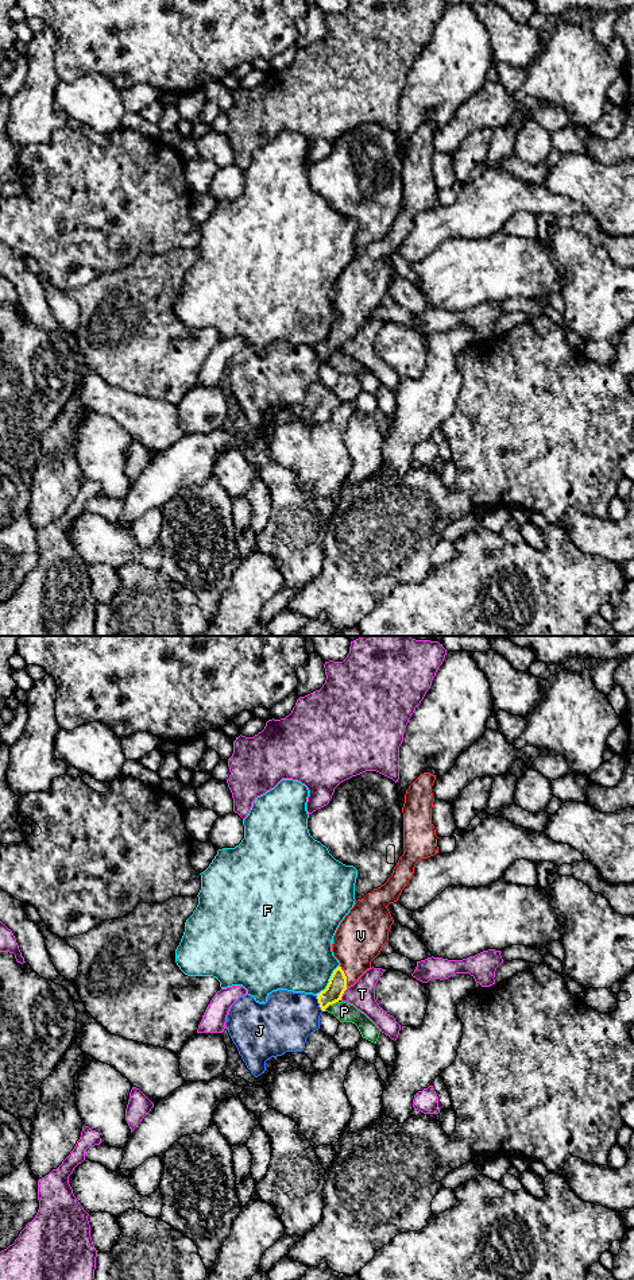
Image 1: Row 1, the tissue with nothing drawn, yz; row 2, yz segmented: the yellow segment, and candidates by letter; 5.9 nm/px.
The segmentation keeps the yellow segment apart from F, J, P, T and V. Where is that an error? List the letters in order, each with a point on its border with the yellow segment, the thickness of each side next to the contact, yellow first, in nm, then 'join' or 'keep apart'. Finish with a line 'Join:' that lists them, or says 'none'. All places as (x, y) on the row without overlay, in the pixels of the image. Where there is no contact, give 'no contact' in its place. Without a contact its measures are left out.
F: meets yellow in yz at (329, 334); 110 nm thick on the yellow side, 420 nm on the other; keep apart
J: meets yellow in yz at (320, 355); 110 nm thick on the yellow side, 320 nm on the other; keep apart
P: meets yellow in yz at (331, 355); 110 nm thick on the yellow side, 120 nm on the other; keep apart
T: meets yellow in yz at (343, 344); 110 nm thick on the yellow side, 160 nm on the other; keep apart
V: meets yellow in yz at (346, 328); 110 nm thick on the yellow side, 300 nm on the other; join
Join: V

